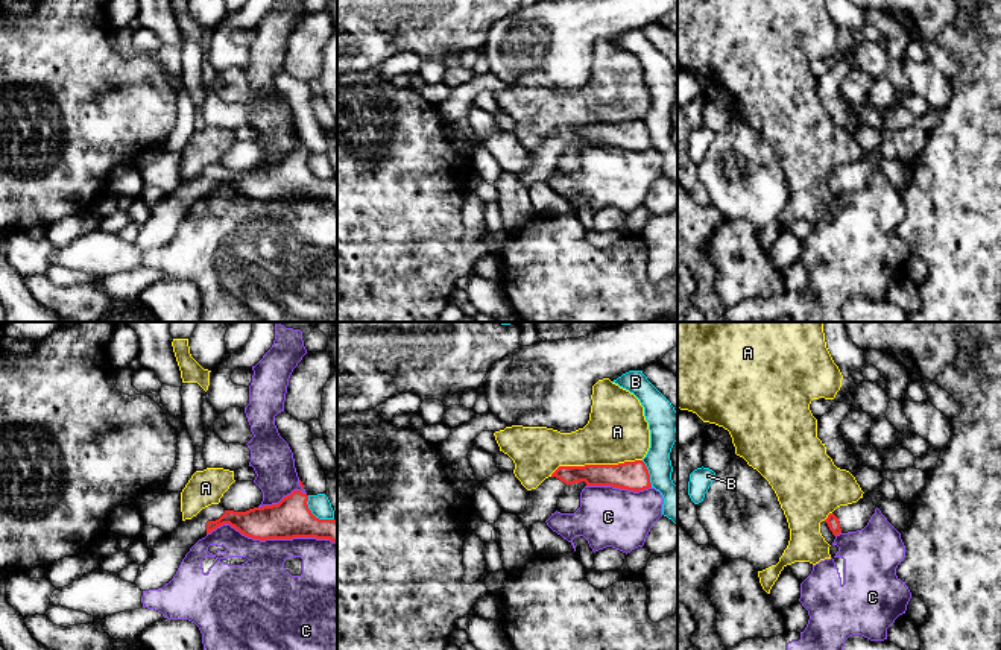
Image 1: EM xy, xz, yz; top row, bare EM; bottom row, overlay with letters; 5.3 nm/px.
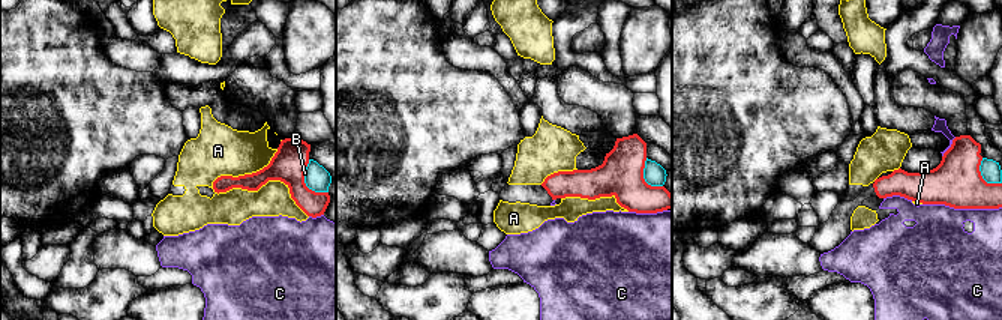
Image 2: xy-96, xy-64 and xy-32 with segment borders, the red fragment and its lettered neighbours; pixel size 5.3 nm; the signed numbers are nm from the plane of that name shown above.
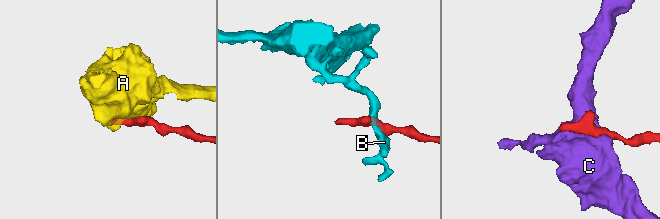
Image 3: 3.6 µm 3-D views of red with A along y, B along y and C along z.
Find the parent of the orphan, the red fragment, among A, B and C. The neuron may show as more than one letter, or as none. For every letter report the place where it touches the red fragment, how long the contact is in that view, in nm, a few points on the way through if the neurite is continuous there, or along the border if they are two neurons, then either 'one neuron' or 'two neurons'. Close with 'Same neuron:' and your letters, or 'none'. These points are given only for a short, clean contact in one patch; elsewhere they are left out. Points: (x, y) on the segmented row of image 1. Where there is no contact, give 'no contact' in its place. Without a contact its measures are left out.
A: xz (596, 465) | 500 nm | two neurons
B: xz (649, 474) | 160 nm | two neurons
C: xy (272, 538) | 700 nm | two neurons
Same neuron: none

